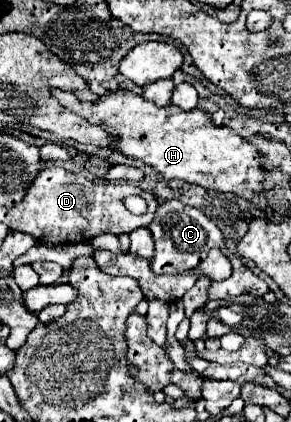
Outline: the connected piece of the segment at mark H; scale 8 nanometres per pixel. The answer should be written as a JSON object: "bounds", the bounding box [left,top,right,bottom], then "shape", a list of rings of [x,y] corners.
{"bounds":[51,89,269,209],"shape":[[[51,89],[51,97],[57,99],[65,109],[85,117],[91,125],[103,127],[107,133],[115,133],[117,139],[113,143],[113,149],[151,165],[165,177],[165,181],[181,179],[205,189],[235,193],[261,209],[269,207],[265,201],[265,191],[261,187],[261,155],[251,143],[241,139],[231,129],[215,127],[209,113],[203,113],[199,109],[183,111],[175,105],[157,107],[145,101],[141,95],[123,89],[109,91],[93,103],[81,101],[77,95],[61,89]]]}

